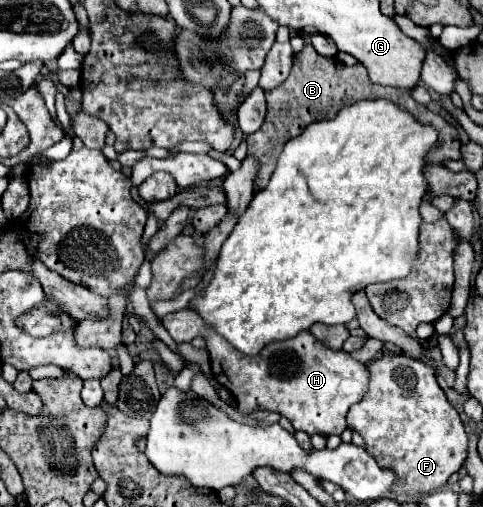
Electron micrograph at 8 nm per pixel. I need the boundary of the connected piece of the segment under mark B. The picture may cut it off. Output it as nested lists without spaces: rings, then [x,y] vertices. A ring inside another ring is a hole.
[[[305,46],[305,50],[297,56],[289,78],[281,86],[277,86],[275,90],[265,92],[265,98],[267,98],[267,118],[265,118],[263,126],[255,134],[247,136],[249,154],[253,154],[261,164],[261,170],[257,174],[257,180],[255,180],[255,190],[263,190],[267,186],[267,182],[269,182],[269,178],[273,174],[273,168],[277,164],[277,156],[281,154],[281,148],[291,138],[301,134],[311,122],[317,122],[317,112],[325,114],[327,118],[333,118],[339,112],[339,108],[349,106],[349,104],[353,104],[357,100],[363,100],[363,98],[365,100],[385,98],[385,100],[397,104],[403,110],[409,110],[409,114],[413,114],[417,122],[431,124],[433,128],[437,128],[439,140],[437,140],[437,146],[429,152],[429,156],[425,156],[427,162],[441,164],[445,158],[453,158],[453,160],[461,158],[457,130],[451,124],[447,124],[441,116],[433,114],[423,104],[415,102],[409,92],[403,92],[403,90],[397,90],[397,88],[391,88],[391,86],[371,84],[369,76],[367,76],[367,70],[361,64],[349,68],[343,62],[339,62],[337,58],[319,56],[313,46]]]

